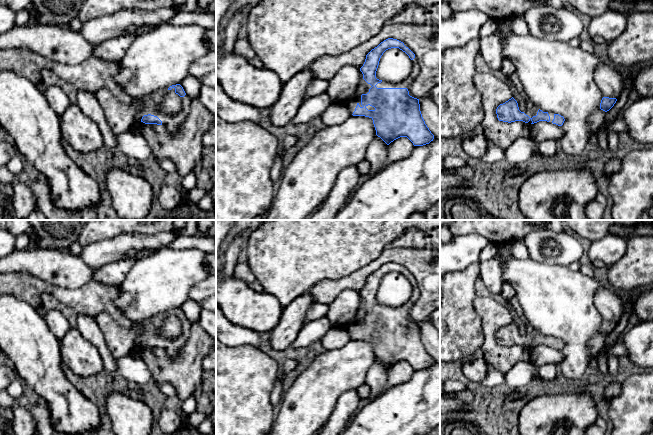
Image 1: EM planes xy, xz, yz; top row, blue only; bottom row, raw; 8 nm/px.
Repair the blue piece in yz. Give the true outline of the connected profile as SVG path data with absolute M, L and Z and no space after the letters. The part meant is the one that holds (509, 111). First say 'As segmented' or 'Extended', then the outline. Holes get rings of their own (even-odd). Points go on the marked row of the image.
Extended. M512 97L503 104L500 104L496 109L497 118L503 122L523 121L528 124L534 124L539 121L547 121L558 126L562 126L565 119L559 114L552 112L543 112L534 104L527 105L524 112L521 112L517 101Z

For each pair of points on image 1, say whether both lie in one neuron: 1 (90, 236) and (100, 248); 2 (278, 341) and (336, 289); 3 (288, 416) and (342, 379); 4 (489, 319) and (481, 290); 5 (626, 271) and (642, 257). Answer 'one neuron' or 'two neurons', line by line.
1: two neurons
2: two neurons
3: one neuron
4: two neurons
5: one neuron

